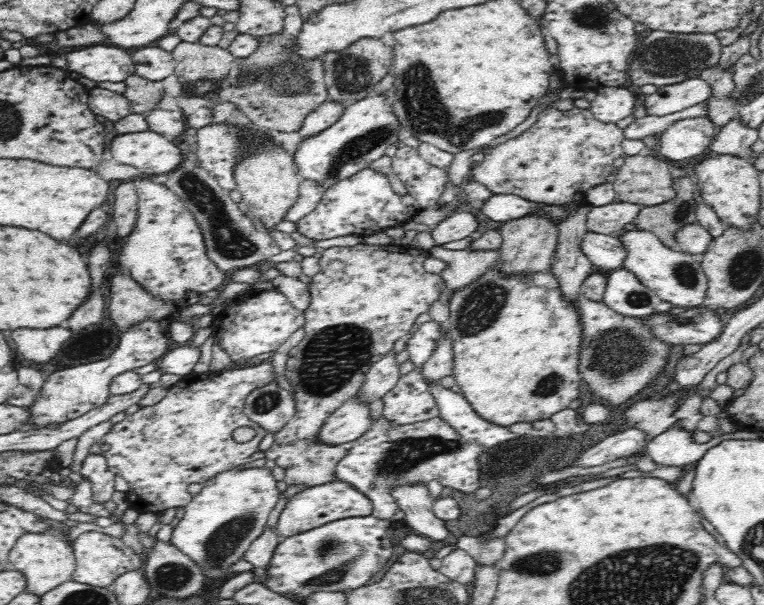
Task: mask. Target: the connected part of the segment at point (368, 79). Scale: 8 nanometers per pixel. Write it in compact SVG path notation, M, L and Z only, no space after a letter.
M367 38L360 39L350 47L342 50L342 52L326 52L322 55L323 67L325 68L325 82L330 101L342 101L345 106L354 104L364 97L372 95L374 87L384 80L388 74L391 74L391 66L393 65L393 48L383 44L380 39Z

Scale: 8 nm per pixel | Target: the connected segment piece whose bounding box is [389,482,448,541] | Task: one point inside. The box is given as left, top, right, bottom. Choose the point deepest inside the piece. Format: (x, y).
(414, 499)

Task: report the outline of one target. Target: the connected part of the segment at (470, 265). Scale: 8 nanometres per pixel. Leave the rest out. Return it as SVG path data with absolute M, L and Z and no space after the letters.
M436 245L428 252L428 256L440 258L448 264L448 268L442 272L446 290L442 292L440 300L447 301L449 294L457 288L470 284L496 261L500 260L499 252L472 252L464 250L446 250L442 245Z

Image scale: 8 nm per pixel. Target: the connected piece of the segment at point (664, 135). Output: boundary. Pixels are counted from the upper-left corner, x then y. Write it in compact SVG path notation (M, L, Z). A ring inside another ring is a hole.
M706 116L674 121L658 134L659 154L682 164L689 159L695 161L708 153L717 132L718 128Z

